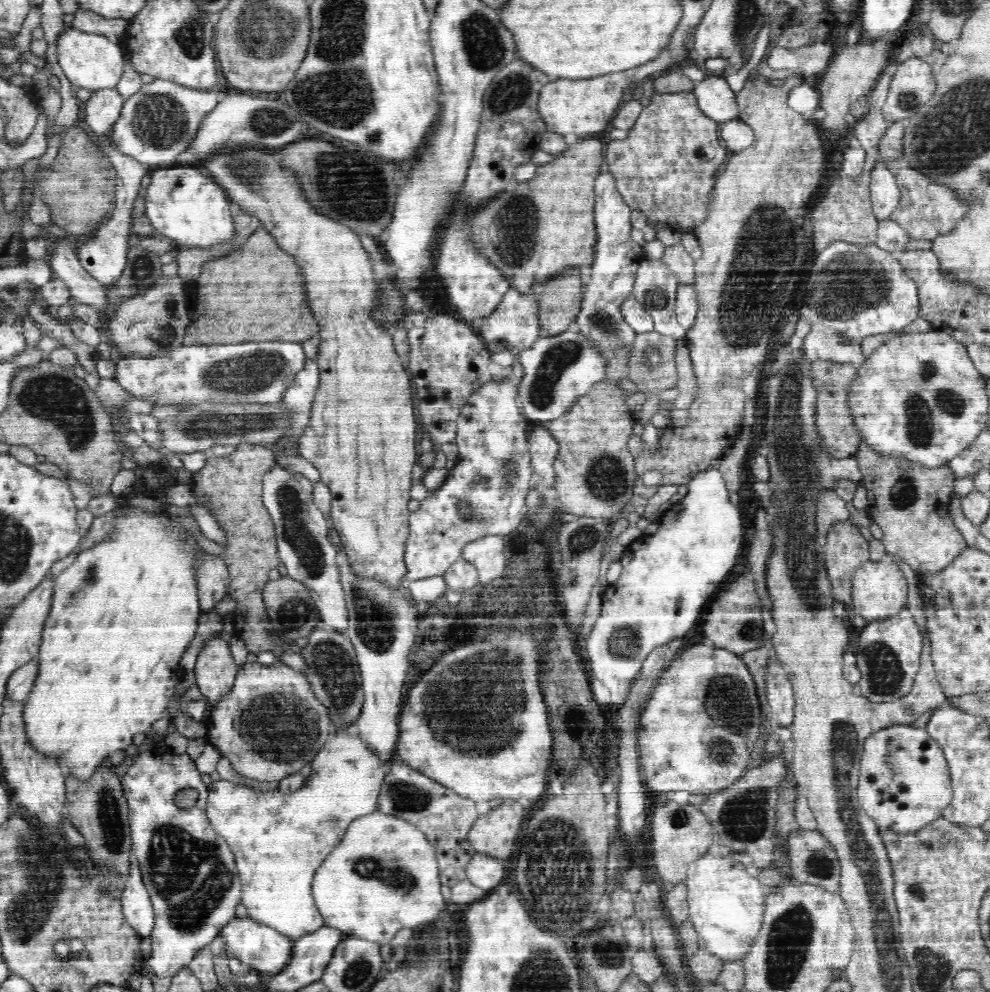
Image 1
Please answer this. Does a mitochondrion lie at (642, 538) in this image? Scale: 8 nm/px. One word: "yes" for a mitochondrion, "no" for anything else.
no

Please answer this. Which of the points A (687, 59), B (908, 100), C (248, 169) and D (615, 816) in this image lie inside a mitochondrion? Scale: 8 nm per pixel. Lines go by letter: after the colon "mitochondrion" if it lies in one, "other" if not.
A: other
B: mitochondrion
C: mitochondrion
D: other

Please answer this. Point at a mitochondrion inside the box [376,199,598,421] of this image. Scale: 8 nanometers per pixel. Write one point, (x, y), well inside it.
(556, 360)

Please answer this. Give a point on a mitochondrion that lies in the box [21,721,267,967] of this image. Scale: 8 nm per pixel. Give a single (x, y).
(191, 875)

